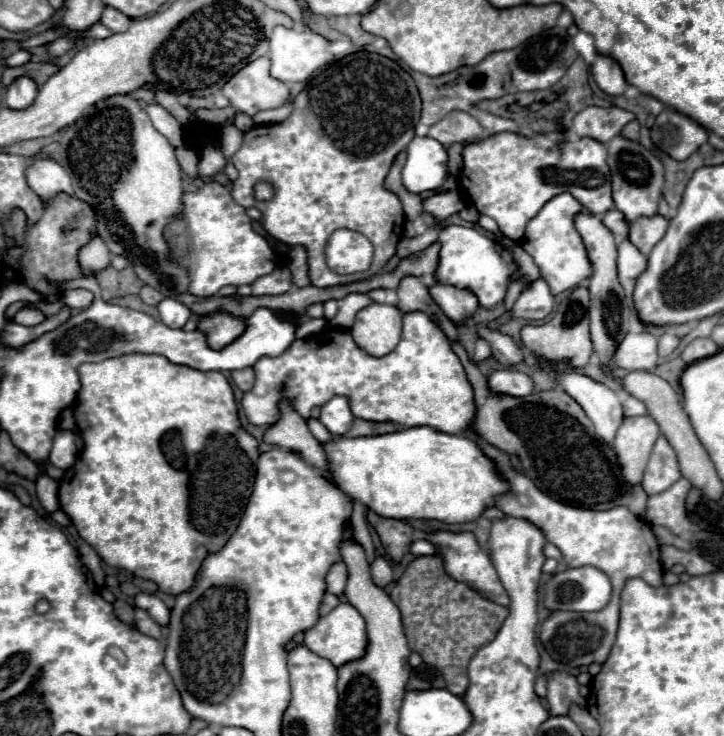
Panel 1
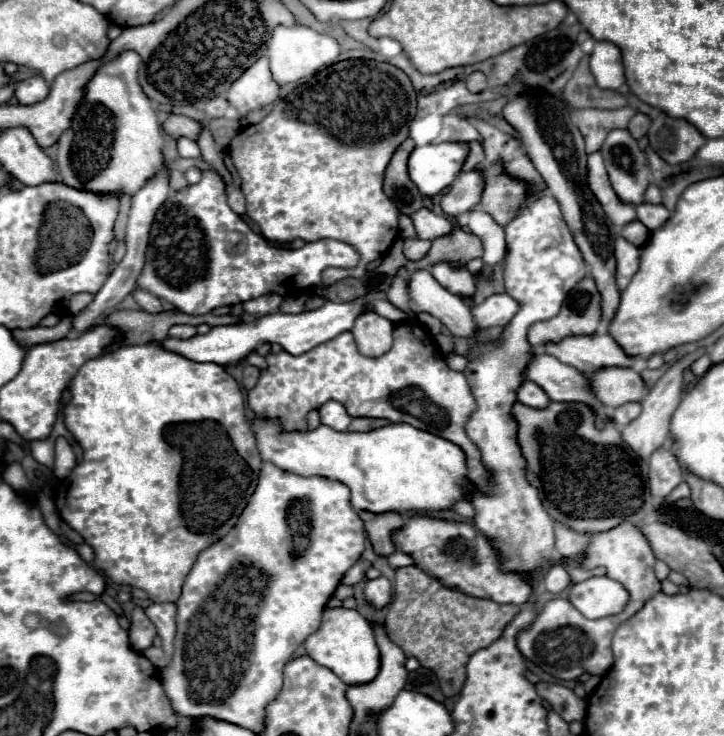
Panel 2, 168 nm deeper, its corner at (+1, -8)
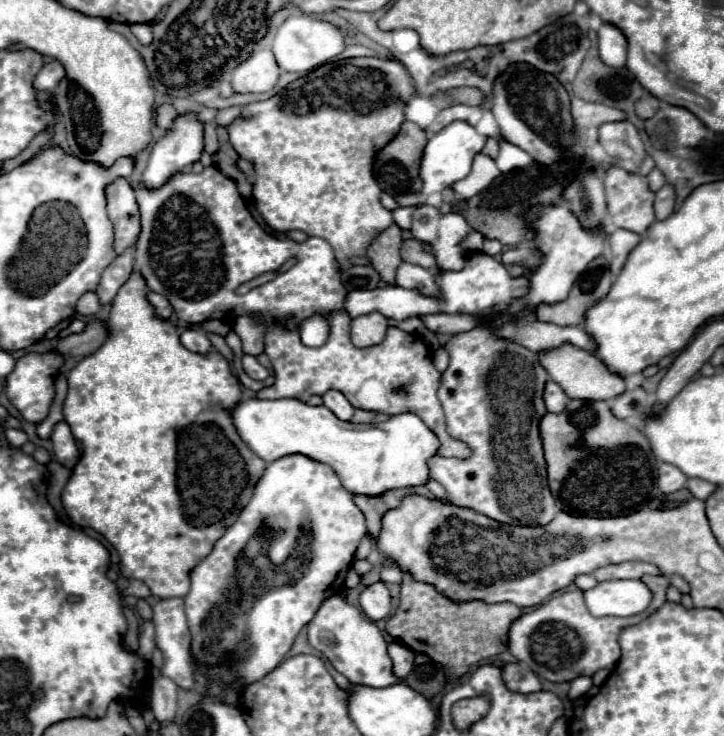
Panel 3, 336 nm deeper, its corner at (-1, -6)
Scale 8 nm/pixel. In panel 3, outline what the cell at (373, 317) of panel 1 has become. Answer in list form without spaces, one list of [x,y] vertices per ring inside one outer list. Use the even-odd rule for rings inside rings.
[[[381,313],[359,315],[351,321],[351,343],[355,347],[371,347],[385,339],[387,319]]]

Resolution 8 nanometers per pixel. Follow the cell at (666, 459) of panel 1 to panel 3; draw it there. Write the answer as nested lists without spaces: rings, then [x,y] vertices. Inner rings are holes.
[[[661,463],[659,465],[659,489],[663,493],[673,493],[673,491],[679,491],[685,487],[687,483],[687,477],[675,467],[675,465],[669,465],[669,463]]]

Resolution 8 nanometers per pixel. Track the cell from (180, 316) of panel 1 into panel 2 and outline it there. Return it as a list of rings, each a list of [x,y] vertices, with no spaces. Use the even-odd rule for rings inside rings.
[[[173,325],[169,329],[169,337],[175,337],[175,339],[189,339],[193,337],[197,331],[193,325]]]

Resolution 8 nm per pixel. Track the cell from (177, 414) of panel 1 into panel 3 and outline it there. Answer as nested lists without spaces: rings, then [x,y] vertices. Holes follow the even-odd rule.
[[[133,271],[133,275],[129,275],[129,279],[121,285],[121,289],[117,291],[117,295],[111,301],[109,319],[105,321],[105,327],[107,327],[105,343],[93,355],[83,357],[67,376],[68,393],[65,405],[63,405],[63,415],[65,415],[65,421],[69,423],[75,439],[81,441],[83,455],[81,455],[79,463],[75,465],[69,483],[65,485],[61,499],[63,499],[63,507],[65,507],[67,515],[77,525],[93,527],[117,549],[117,553],[121,557],[121,571],[125,577],[133,577],[133,579],[143,581],[151,589],[153,595],[167,599],[167,597],[185,597],[187,595],[191,569],[211,553],[215,541],[225,533],[225,529],[229,525],[233,525],[237,521],[239,513],[249,503],[253,489],[255,489],[257,481],[261,479],[267,463],[261,457],[257,457],[249,447],[243,445],[241,437],[237,435],[237,431],[231,423],[229,411],[235,407],[235,401],[241,399],[241,389],[239,389],[237,377],[229,369],[227,359],[221,353],[217,353],[215,349],[207,355],[199,355],[199,353],[185,349],[179,341],[177,325],[163,321],[155,315],[153,305],[145,299],[147,291],[149,289],[145,287],[145,279],[141,279],[141,273]]]

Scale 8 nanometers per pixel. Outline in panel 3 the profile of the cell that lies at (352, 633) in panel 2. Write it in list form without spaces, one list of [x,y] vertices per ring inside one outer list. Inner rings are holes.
[[[333,595],[321,603],[317,615],[309,623],[309,643],[323,653],[333,667],[343,673],[351,683],[369,687],[387,687],[399,683],[393,675],[393,663],[387,653],[387,641],[373,621],[369,621],[357,607],[349,605],[341,595]]]

